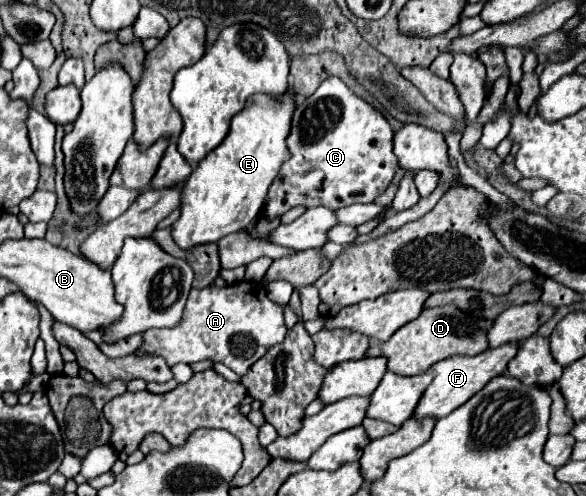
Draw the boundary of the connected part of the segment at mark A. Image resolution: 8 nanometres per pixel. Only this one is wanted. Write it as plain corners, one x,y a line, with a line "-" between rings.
240,282
224,288
212,284
202,290
192,290
180,326
172,330
144,332
136,356
162,356
168,366
212,360
222,362
238,376
244,376
248,368
268,352
270,346
284,340
286,326
282,310
284,306
268,300
264,284
260,282

